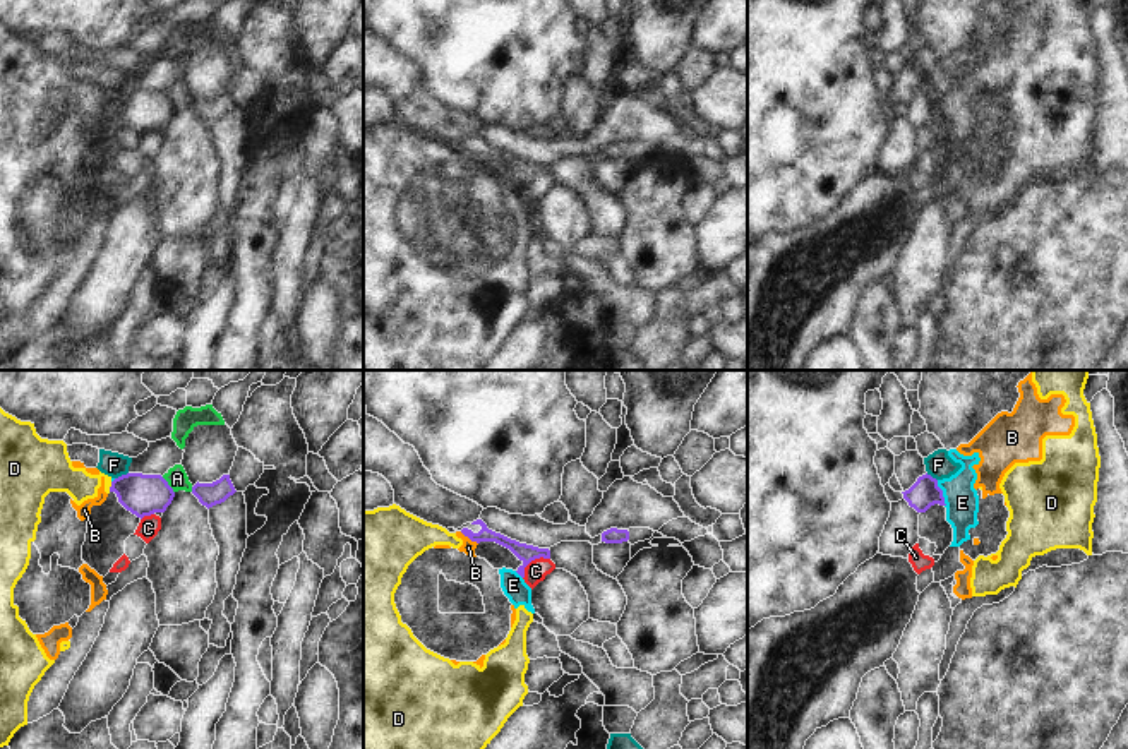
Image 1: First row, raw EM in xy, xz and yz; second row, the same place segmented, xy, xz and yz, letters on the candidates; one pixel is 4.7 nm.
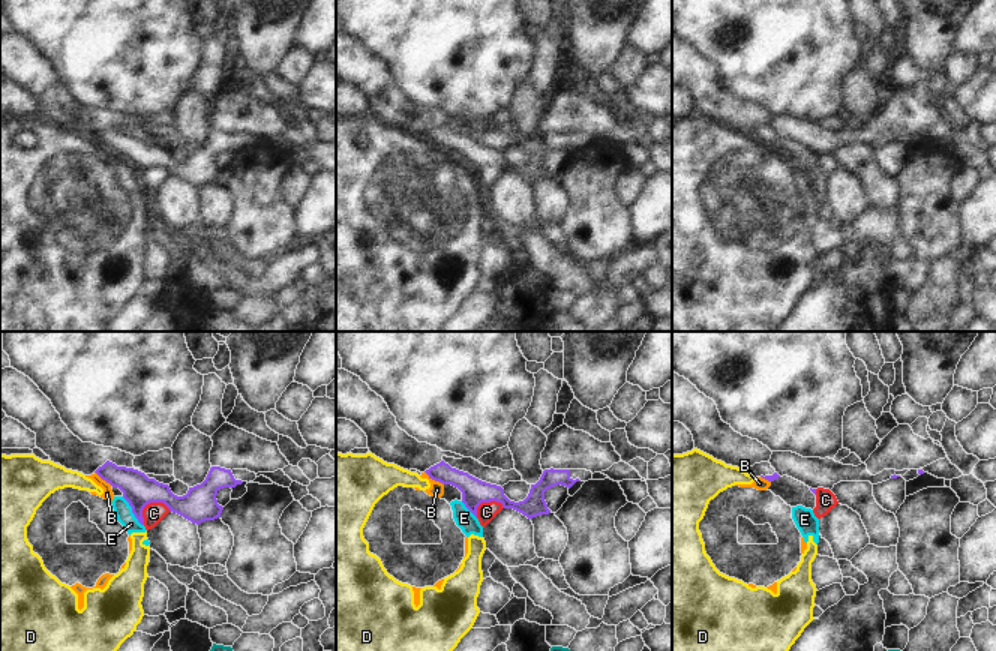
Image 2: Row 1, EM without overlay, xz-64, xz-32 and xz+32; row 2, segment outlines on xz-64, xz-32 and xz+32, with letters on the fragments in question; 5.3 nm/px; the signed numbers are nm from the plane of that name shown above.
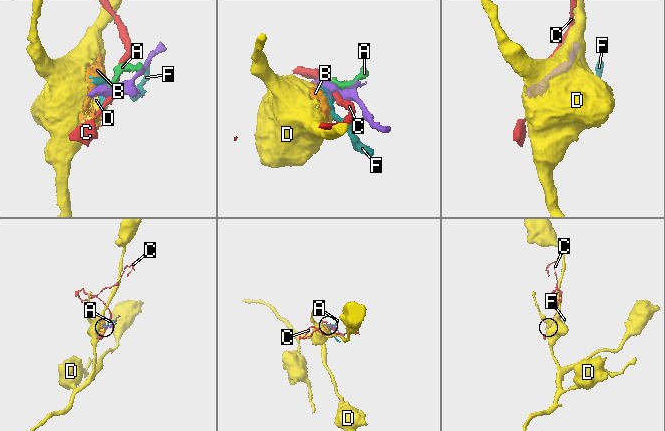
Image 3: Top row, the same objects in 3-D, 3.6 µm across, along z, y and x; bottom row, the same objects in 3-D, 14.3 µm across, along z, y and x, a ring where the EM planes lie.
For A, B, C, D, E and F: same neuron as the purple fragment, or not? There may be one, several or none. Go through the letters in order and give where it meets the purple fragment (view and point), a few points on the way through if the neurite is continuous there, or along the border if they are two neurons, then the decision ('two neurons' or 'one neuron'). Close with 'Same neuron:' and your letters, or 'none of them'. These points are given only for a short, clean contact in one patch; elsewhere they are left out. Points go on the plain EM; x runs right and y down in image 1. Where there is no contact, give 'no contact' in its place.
A: meets purple in xy at (168, 101); border along xy (162, 93), (174, 108); two neurons
B: meets purple in xz at (468, 153); border along xz (460, 148), (477, 160); two neurons
C: meets purple in xz at (532, 175); border along xz (549, 173), (535, 173), (525, 184), (523, 194); two neurons
D: meets purple in xy at (110, 103); border along xy (112, 98), (108, 107); two neurons
E: meets purple in yz at (942, 110); border along yz (936, 96), (945, 122); two neurons
F: meets purple in xy at (122, 91); border along xy (127, 88), (115, 95); two neurons
Same neuron: none of them

